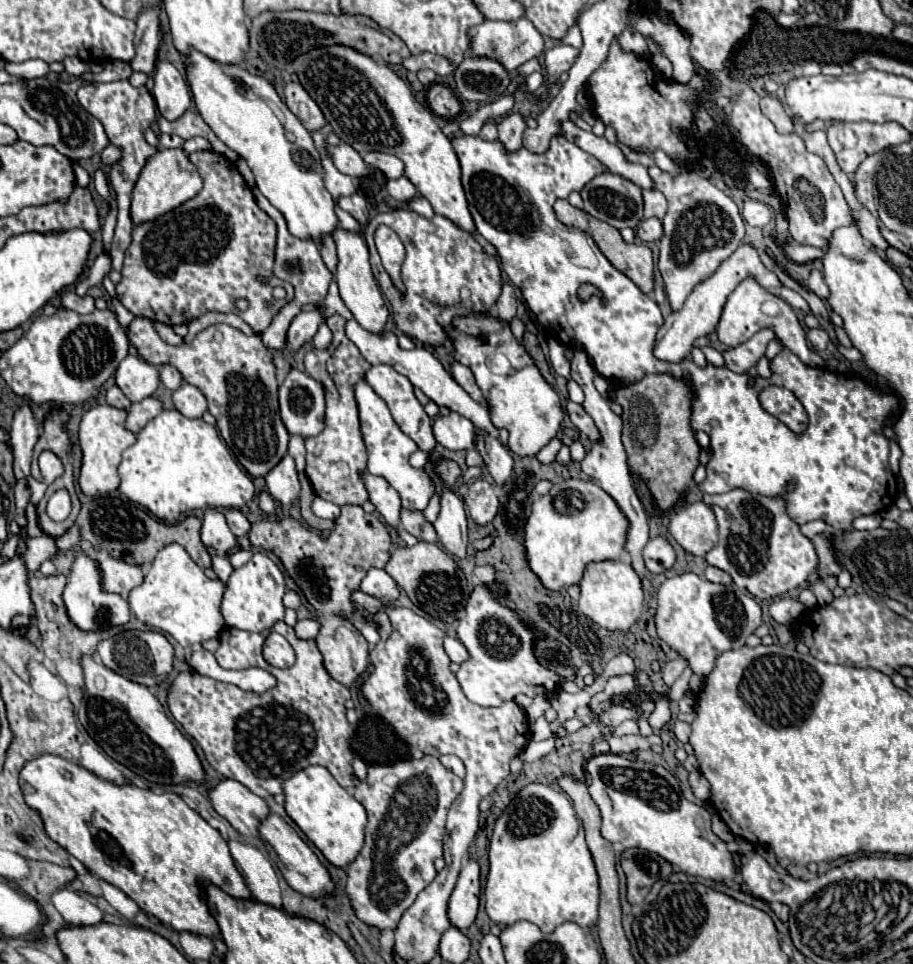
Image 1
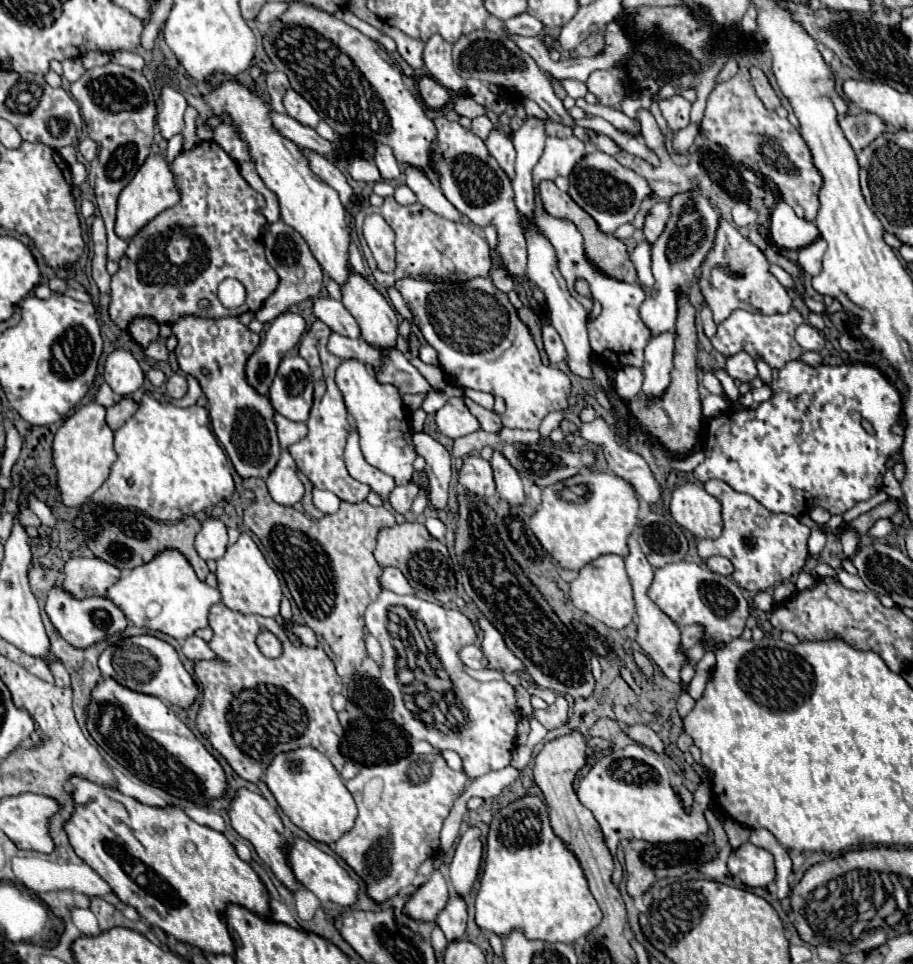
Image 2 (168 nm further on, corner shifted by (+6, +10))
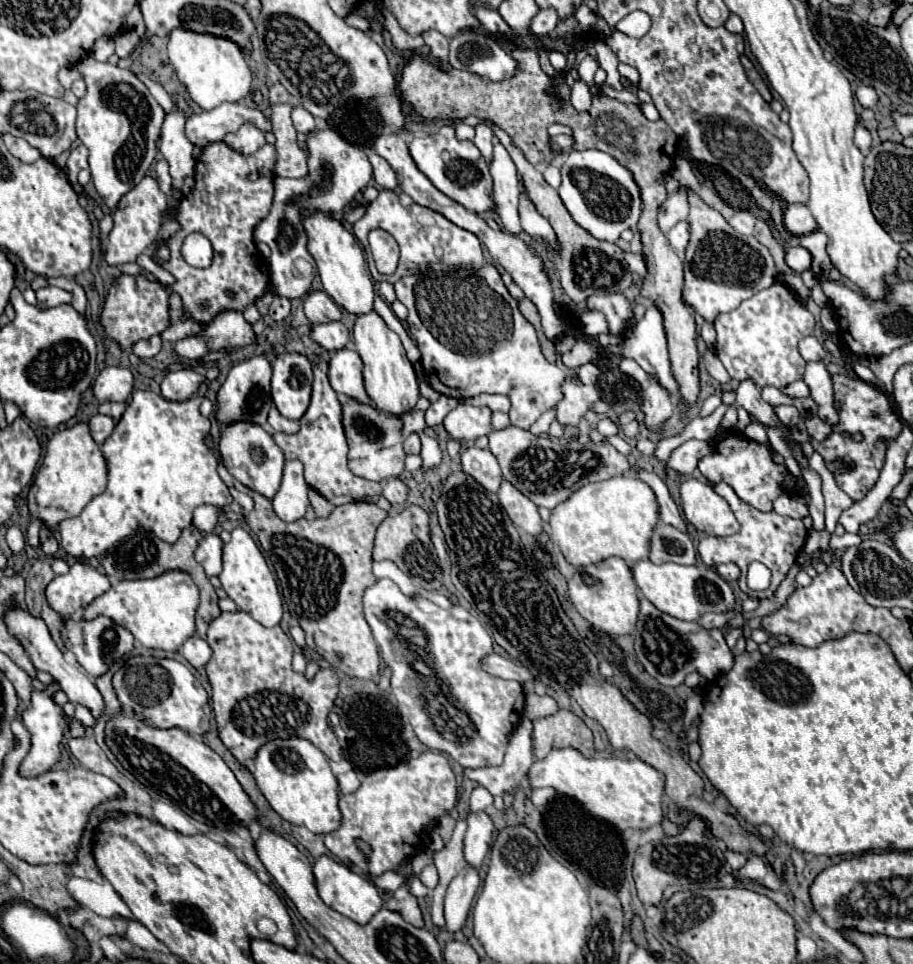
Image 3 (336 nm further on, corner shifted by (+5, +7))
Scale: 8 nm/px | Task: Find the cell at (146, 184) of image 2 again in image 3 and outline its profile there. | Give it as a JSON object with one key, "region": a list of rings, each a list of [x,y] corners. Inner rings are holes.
{"region":[[[143,177],[139,185],[135,185],[127,195],[121,197],[115,213],[113,213],[113,229],[109,233],[109,243],[105,247],[105,261],[109,265],[133,263],[145,249],[153,245],[153,241],[161,233],[161,217],[169,207],[167,195],[159,189],[155,177]]]}

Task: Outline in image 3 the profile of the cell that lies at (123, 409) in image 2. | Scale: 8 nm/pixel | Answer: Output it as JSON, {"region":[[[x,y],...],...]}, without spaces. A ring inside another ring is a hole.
{"region":[[[95,415],[89,419],[89,427],[91,427],[91,435],[97,443],[103,443],[115,429],[115,419],[109,415]]]}

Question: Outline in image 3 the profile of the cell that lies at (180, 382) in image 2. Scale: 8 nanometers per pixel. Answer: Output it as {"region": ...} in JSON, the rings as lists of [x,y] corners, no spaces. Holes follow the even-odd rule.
{"region":[[[185,369],[173,371],[163,379],[161,395],[169,401],[187,401],[199,391],[199,385],[203,381],[205,377],[195,371],[185,371]]]}

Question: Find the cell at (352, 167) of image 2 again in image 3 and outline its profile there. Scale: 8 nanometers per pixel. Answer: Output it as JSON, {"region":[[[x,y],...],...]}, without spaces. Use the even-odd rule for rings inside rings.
{"region":[[[315,129],[307,139],[309,151],[309,175],[305,179],[287,179],[275,177],[275,197],[269,215],[255,227],[255,241],[269,245],[269,273],[275,295],[285,299],[299,299],[309,293],[315,279],[315,263],[307,253],[307,237],[301,227],[299,211],[303,207],[315,207],[323,211],[341,211],[357,191],[367,187],[373,177],[373,167],[367,155],[341,139],[333,129],[319,131]]]}

